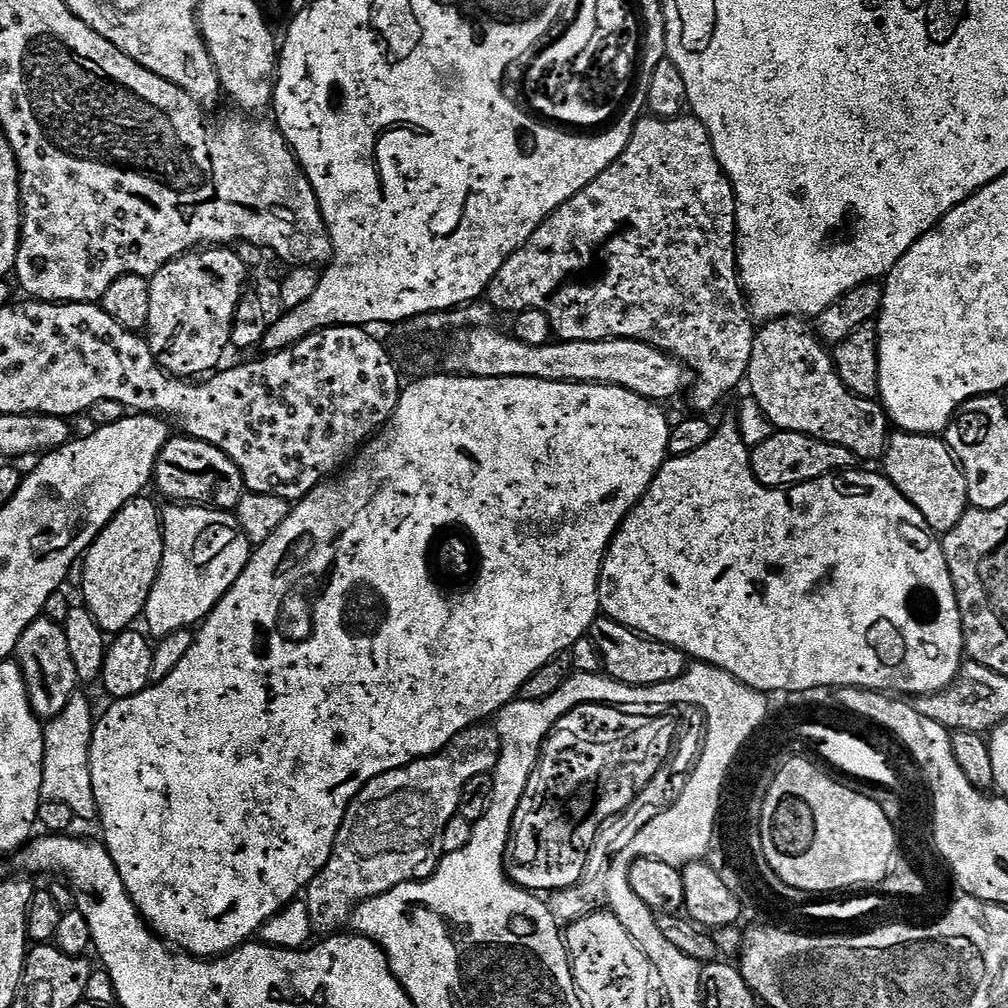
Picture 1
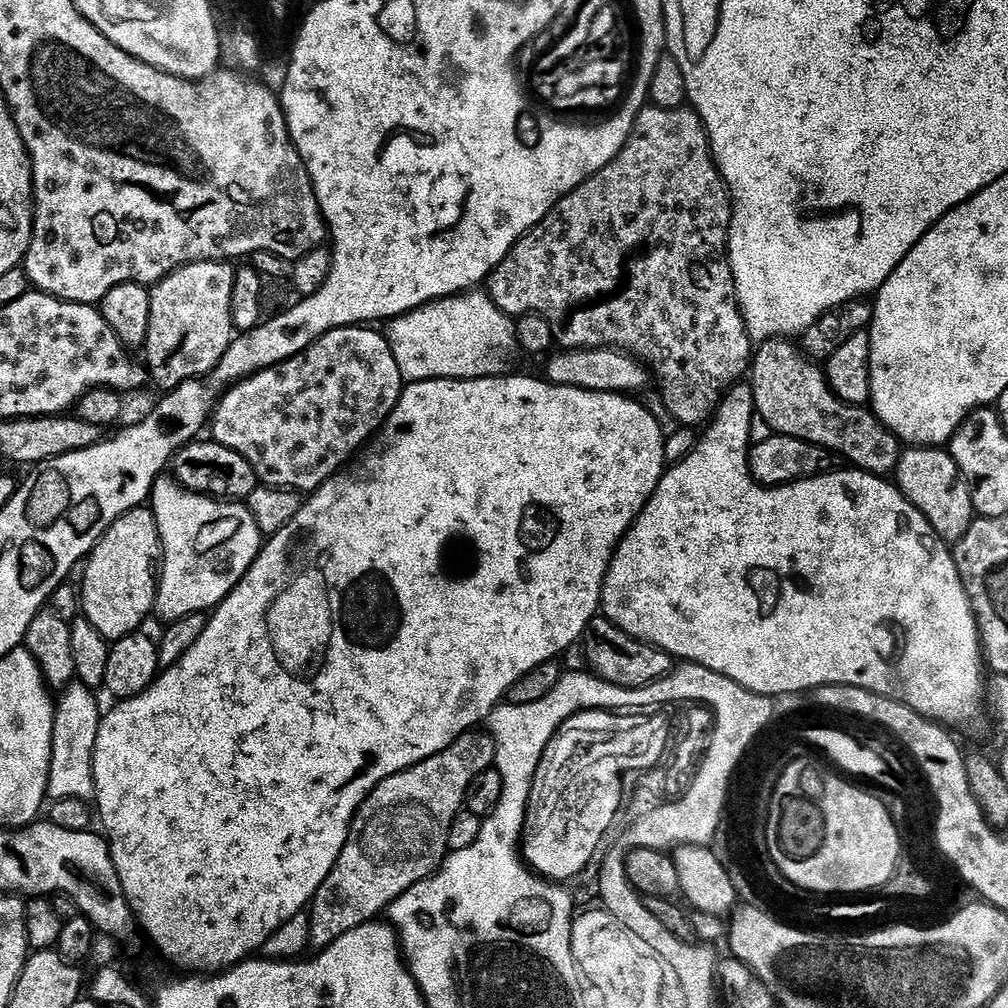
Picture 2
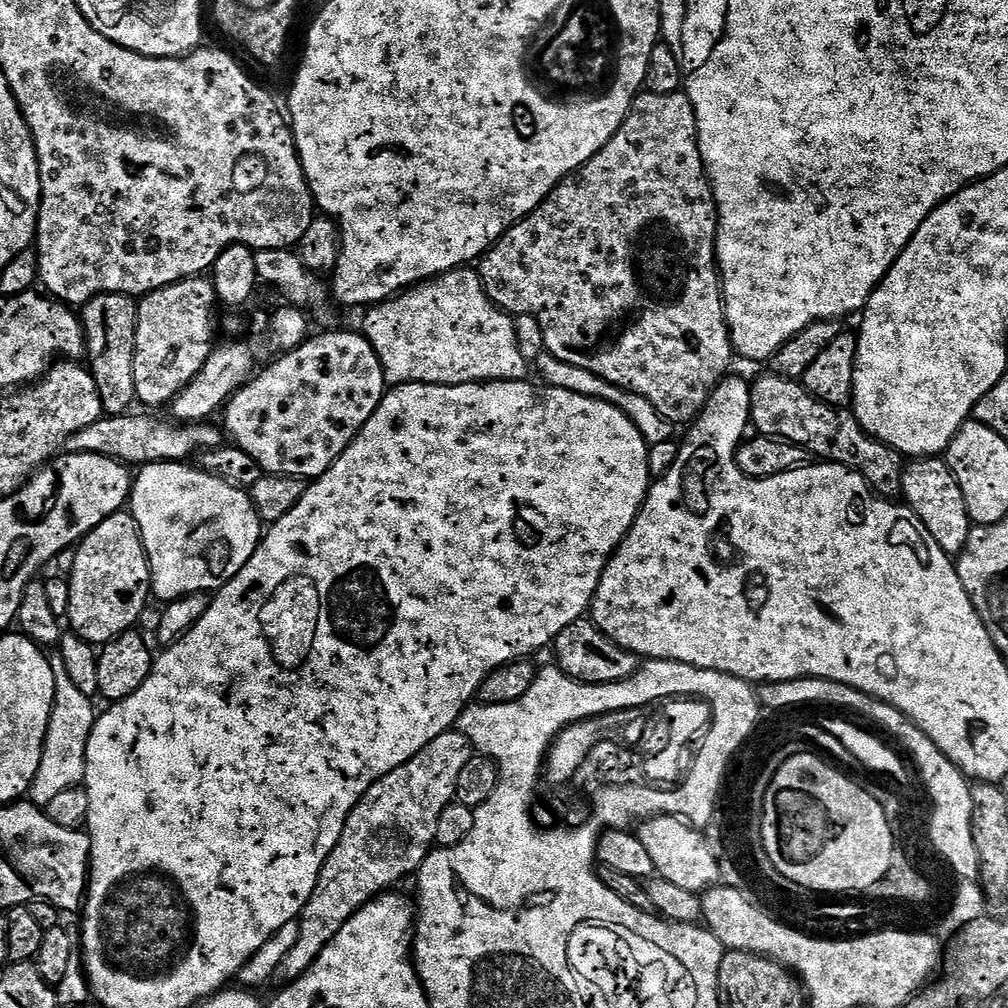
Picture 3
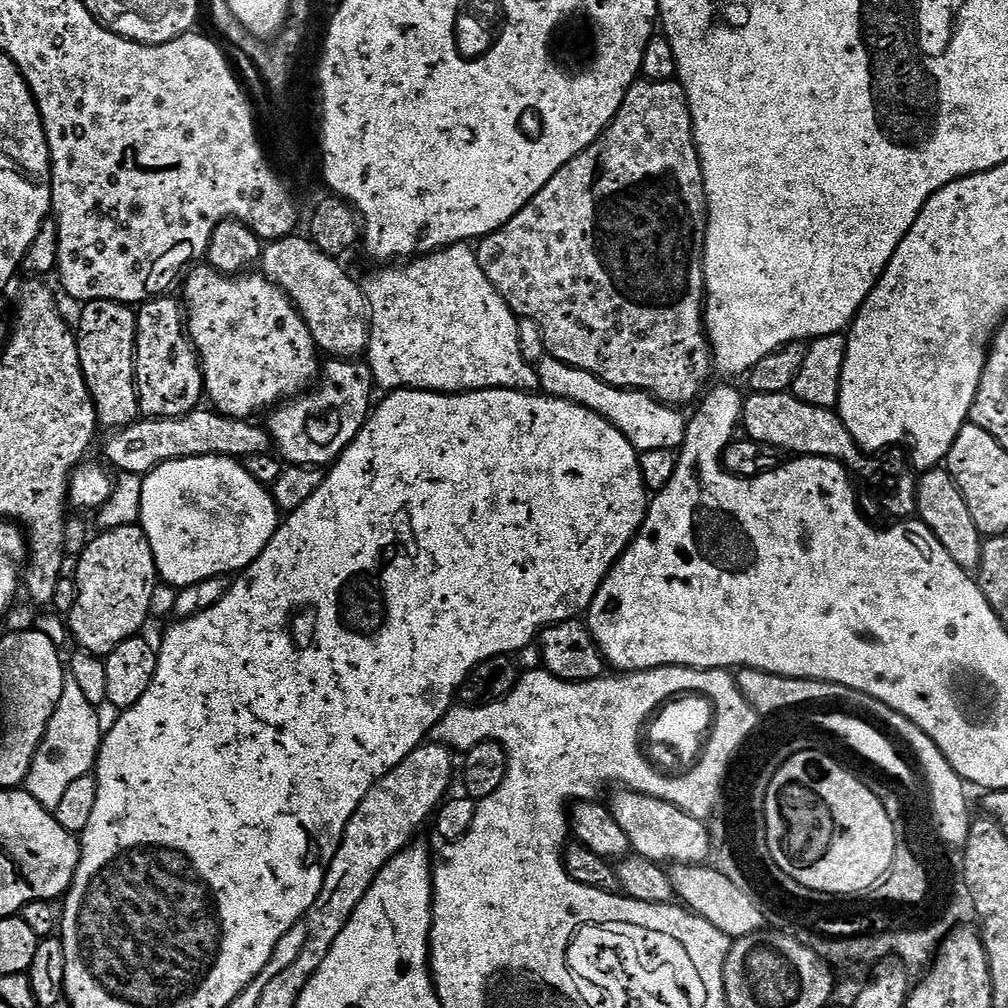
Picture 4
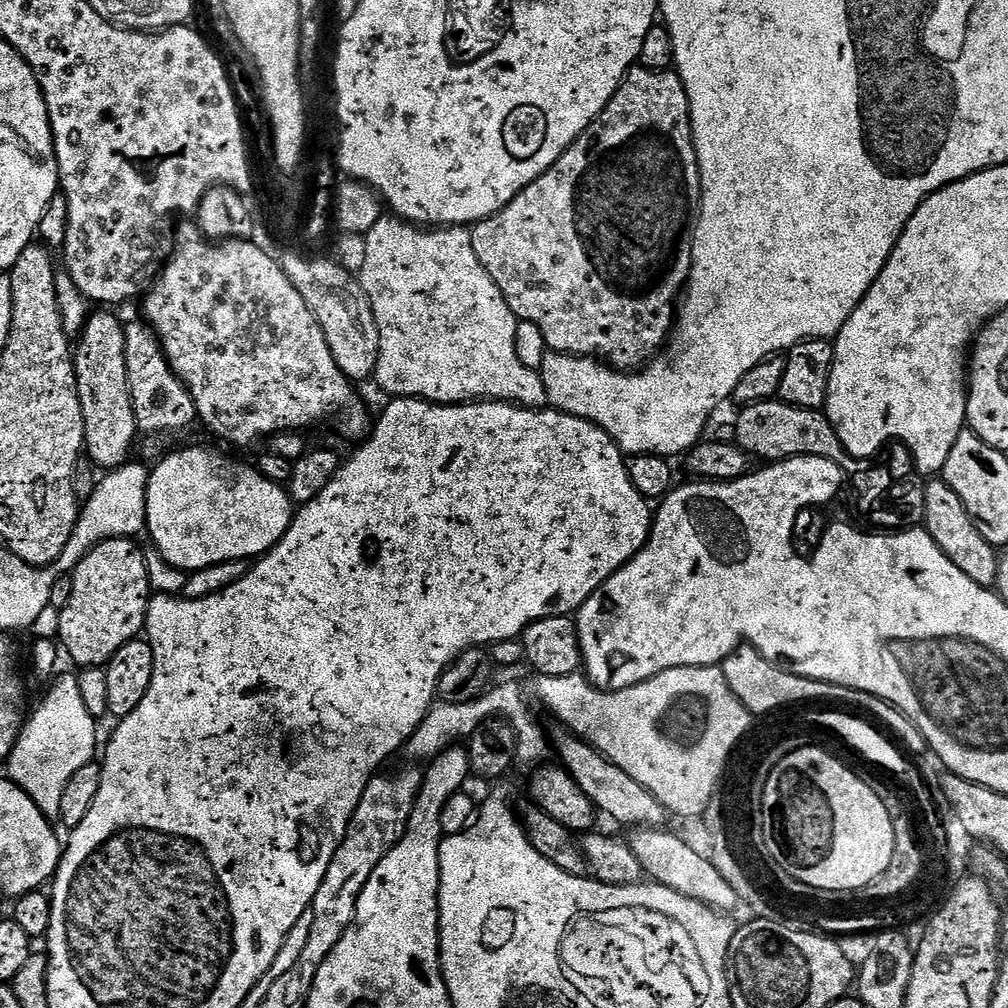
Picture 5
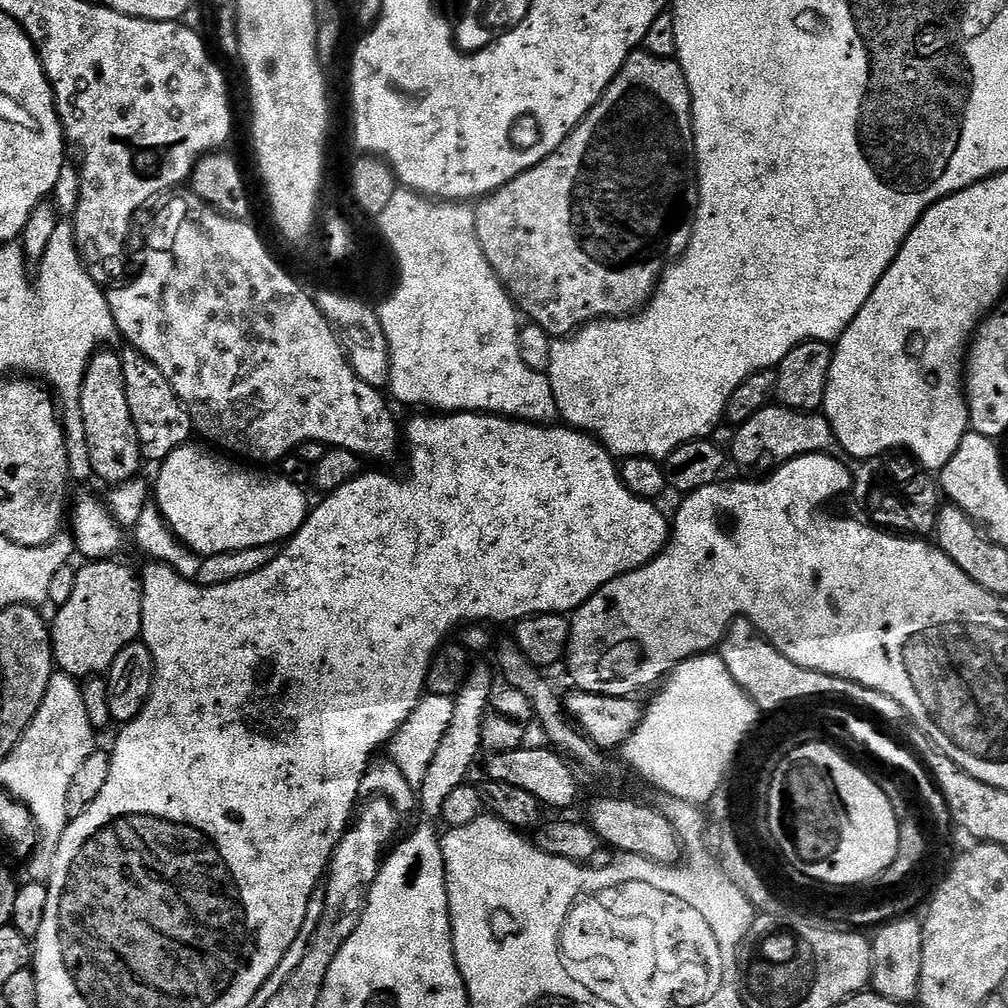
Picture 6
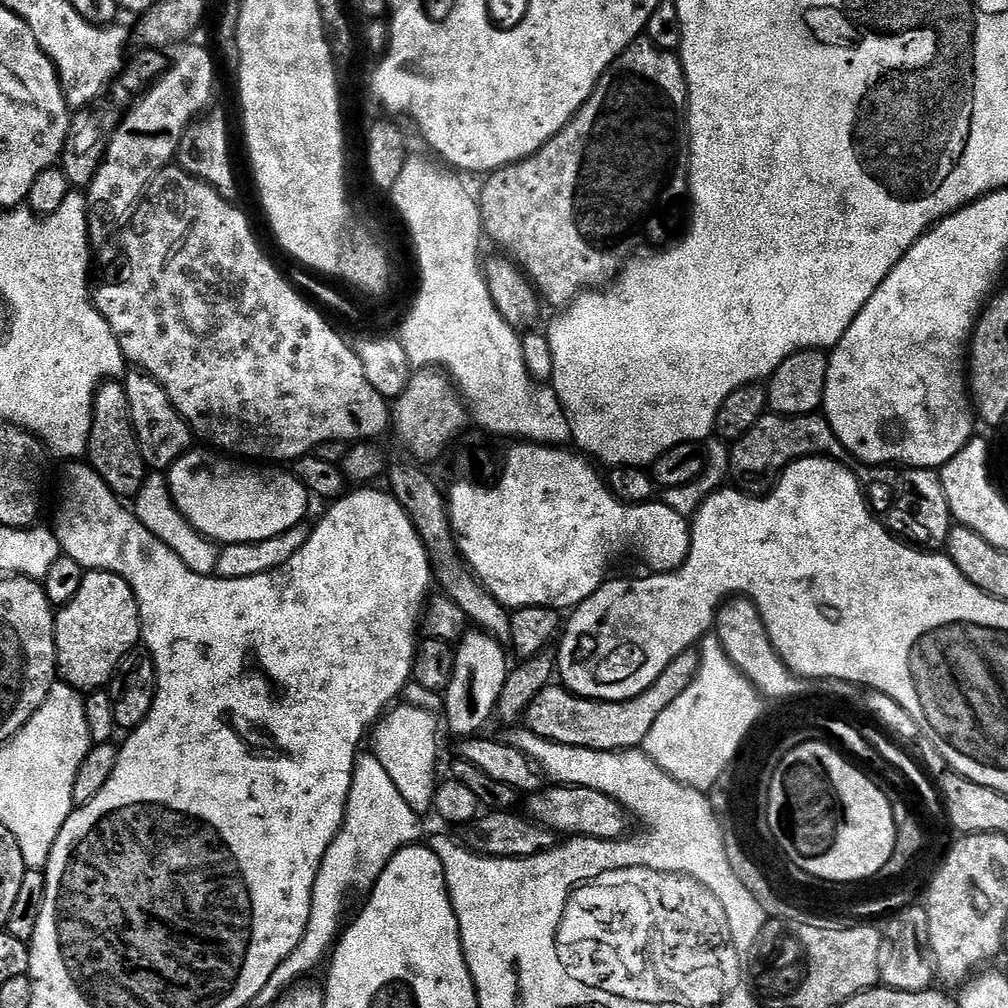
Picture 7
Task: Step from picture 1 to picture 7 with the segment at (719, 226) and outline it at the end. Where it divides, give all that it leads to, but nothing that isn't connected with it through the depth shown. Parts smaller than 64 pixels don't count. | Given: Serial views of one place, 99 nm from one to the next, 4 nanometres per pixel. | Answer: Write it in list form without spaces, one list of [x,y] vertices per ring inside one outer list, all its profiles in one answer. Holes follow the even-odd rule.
[[[641,38],[635,40],[617,60],[613,62],[602,74],[602,78],[596,84],[596,89],[590,94],[590,98],[574,114],[572,121],[550,142],[542,146],[533,156],[527,156],[516,164],[508,164],[505,168],[499,168],[491,173],[488,180],[478,188],[478,203],[480,205],[480,217],[484,223],[483,235],[488,236],[501,248],[501,253],[506,254],[517,268],[538,289],[539,299],[545,305],[553,304],[556,310],[563,310],[576,299],[582,292],[600,290],[612,283],[624,270],[630,256],[627,252],[635,250],[639,244],[649,244],[652,250],[661,246],[671,246],[681,239],[686,228],[686,213],[690,208],[688,194],[688,125],[686,113],[688,110],[688,83],[684,77],[684,68],[680,65],[680,57],[676,52],[667,52],[658,46],[654,46]]]

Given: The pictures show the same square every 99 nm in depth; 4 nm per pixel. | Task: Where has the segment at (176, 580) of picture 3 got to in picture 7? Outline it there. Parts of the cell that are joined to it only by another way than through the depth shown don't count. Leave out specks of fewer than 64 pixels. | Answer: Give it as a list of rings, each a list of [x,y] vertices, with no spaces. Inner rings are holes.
[[[196,446],[182,453],[167,469],[166,479],[176,509],[206,539],[220,546],[262,542],[305,523],[310,493],[291,471],[241,462],[204,448]]]

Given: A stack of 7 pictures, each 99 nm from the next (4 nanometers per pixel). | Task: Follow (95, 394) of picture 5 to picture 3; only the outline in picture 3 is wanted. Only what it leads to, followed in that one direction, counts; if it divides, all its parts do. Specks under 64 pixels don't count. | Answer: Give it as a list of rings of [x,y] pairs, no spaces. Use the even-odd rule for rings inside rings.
[[[107,292],[88,301],[82,308],[82,323],[86,333],[86,350],[91,356],[90,371],[102,398],[105,413],[123,416],[131,404],[137,403],[134,386],[134,358],[136,357],[136,327],[139,307],[130,296]]]

